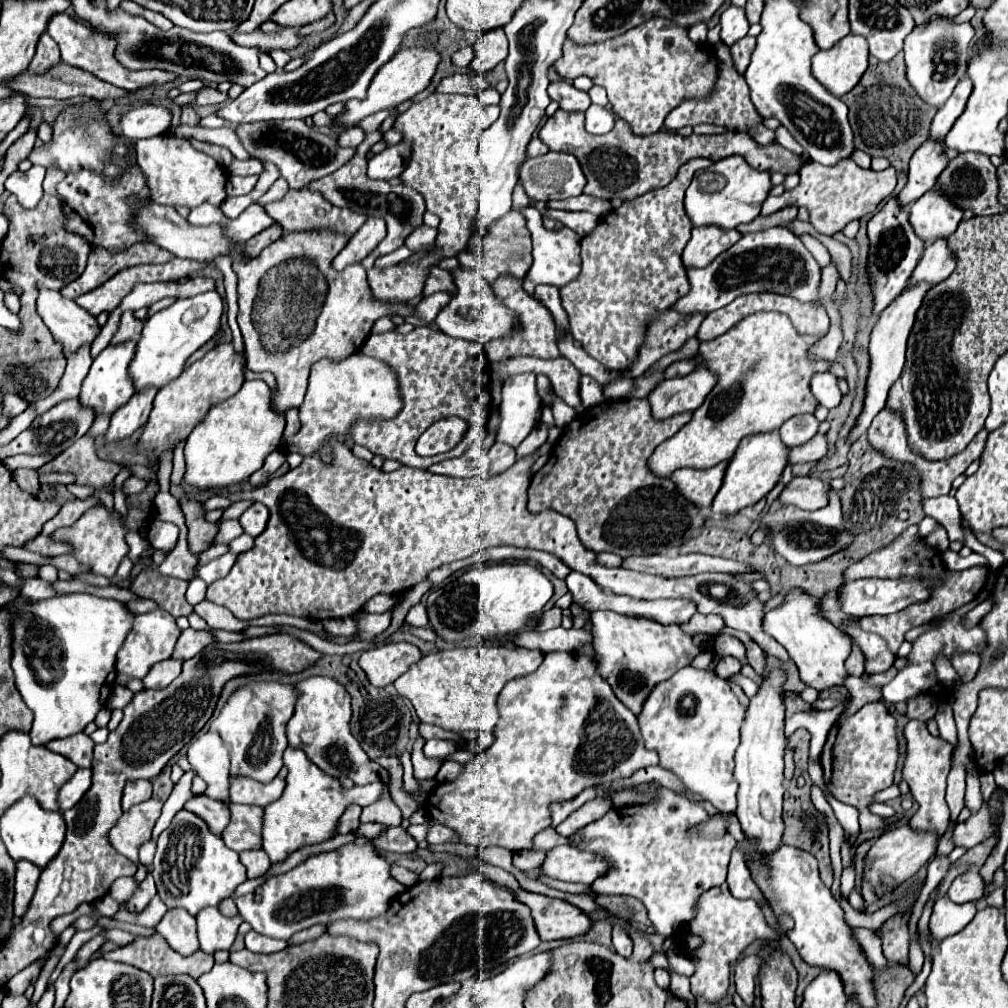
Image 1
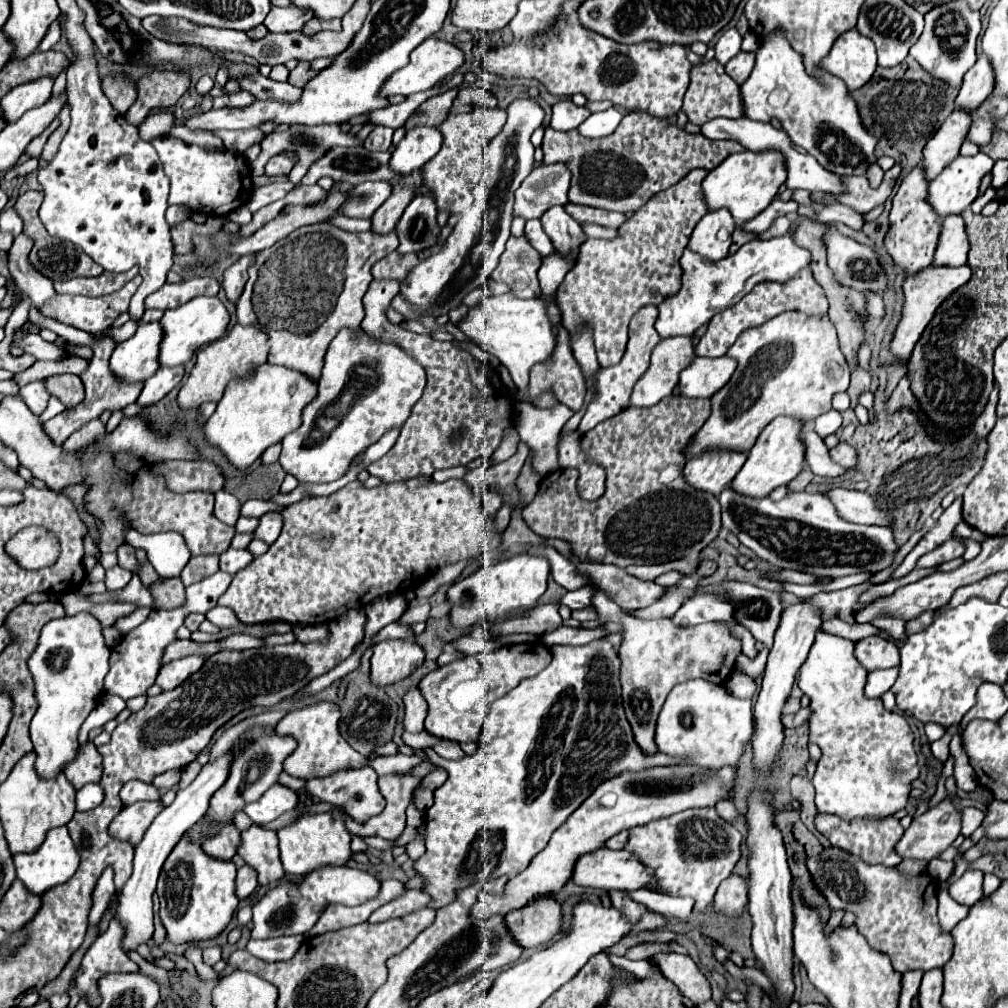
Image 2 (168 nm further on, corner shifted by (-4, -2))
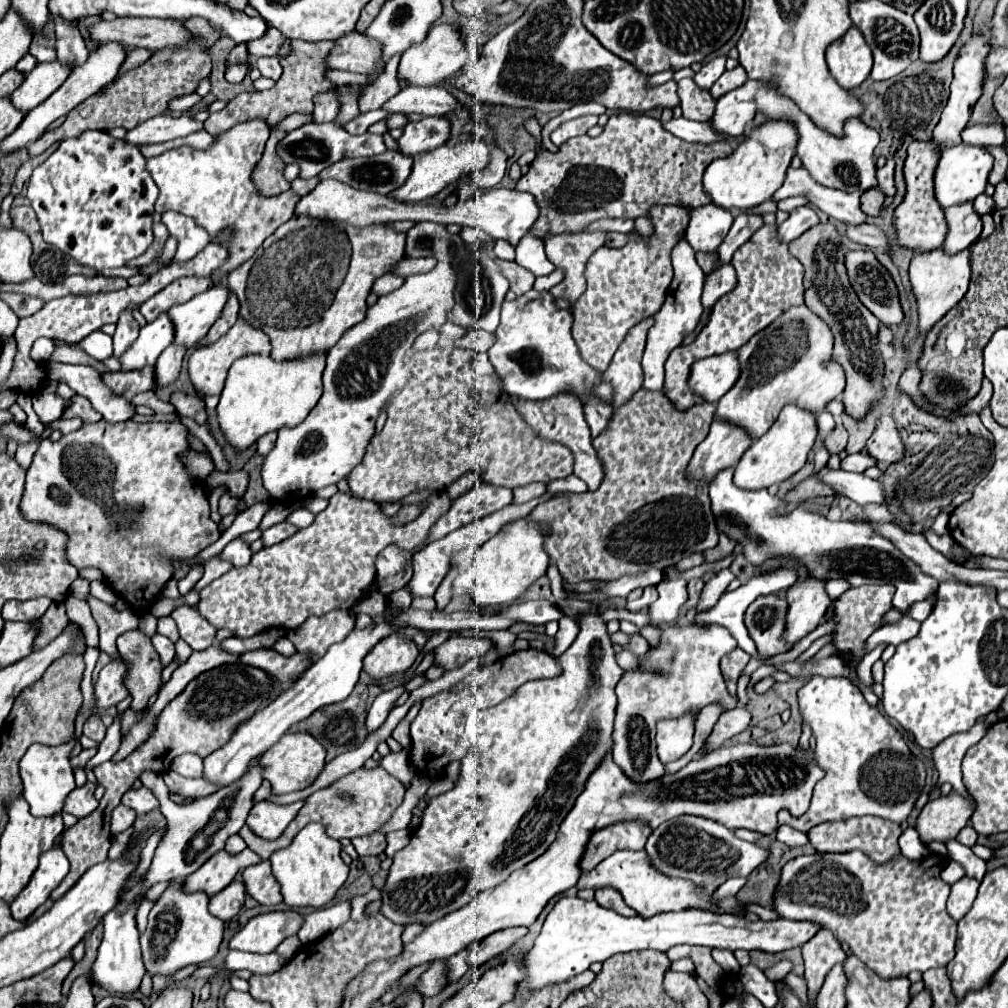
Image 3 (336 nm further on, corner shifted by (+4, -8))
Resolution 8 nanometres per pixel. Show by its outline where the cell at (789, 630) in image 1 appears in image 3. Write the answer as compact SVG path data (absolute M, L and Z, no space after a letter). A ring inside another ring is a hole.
M812 677L800 691L798 691L800 711L804 721L810 723L812 733L816 737L816 761L826 771L824 779L818 781L814 787L814 797L810 809L798 818L789 818L786 810L778 813L780 824L792 825L798 831L810 831L814 825L826 821L840 821L854 815L874 815L882 819L890 819L894 823L904 823L914 809L916 799L920 797L922 789L926 787L926 767L924 763L914 757L904 743L900 731L888 723L888 719L872 705L866 703L860 689L846 677Z

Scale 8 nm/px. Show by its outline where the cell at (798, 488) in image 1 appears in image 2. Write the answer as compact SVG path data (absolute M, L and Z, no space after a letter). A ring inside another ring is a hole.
M830 489L824 493L836 507L838 515L850 523L864 523L864 525L890 525L890 517L878 509L872 495L854 491L854 489Z

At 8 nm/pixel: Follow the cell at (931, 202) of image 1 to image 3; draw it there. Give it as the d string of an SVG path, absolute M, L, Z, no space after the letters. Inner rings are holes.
M960 143L960 145L952 145L950 149L944 149L936 169L936 179L934 179L936 197L942 209L964 201L974 201L980 193L984 193L988 185L988 173L992 169L992 161L994 159L986 147L972 147L972 145Z

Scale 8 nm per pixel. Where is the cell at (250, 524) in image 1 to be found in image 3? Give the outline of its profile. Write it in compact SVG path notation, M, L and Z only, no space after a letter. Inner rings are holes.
M278 523L278 525L274 525L274 527L270 527L270 529L266 529L262 533L262 541L264 541L264 545L270 547L270 545L276 545L276 543L286 541L296 531L298 531L298 527L294 527L292 523Z

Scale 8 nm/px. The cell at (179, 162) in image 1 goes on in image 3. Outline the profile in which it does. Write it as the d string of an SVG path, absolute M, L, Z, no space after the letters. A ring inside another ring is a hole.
M264 119L244 121L220 133L208 149L200 151L182 145L146 161L146 169L160 189L160 195L154 203L156 213L172 209L192 217L202 229L206 229L212 243L218 243L218 233L224 229L232 231L230 239L224 241L228 259L212 273L214 283L220 283L222 277L240 267L242 261L248 261L264 243L264 239L292 217L294 205L300 199L294 191L286 191L276 197L262 197L258 193L252 181L252 171L264 153L268 135L270 129Z

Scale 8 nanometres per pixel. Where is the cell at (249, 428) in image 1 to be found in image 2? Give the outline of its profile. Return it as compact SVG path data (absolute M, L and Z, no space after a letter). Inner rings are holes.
M264 363L252 377L232 381L226 387L214 415L202 427L204 439L208 445L218 447L232 467L248 469L268 447L282 441L286 433L300 425L300 411L314 395L316 385L302 373Z

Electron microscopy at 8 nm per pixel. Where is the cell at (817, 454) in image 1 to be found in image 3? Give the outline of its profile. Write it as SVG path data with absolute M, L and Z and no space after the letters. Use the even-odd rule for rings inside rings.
M862 453L848 455L846 459L842 459L842 469L844 469L844 471L864 473L868 467L874 467L874 465L878 465L878 459L874 459L874 457L870 457L870 455L862 455Z

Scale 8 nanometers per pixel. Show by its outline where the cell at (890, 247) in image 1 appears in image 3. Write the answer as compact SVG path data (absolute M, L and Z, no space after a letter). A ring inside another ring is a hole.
M932 139L914 141L908 147L908 157L904 163L904 177L906 177L908 193L906 193L906 199L902 201L902 205L894 211L894 225L896 225L900 245L910 247L914 251L930 251L930 249L942 247L944 237L948 233L944 211L934 197L934 171L936 171L940 153L942 153L942 149Z

